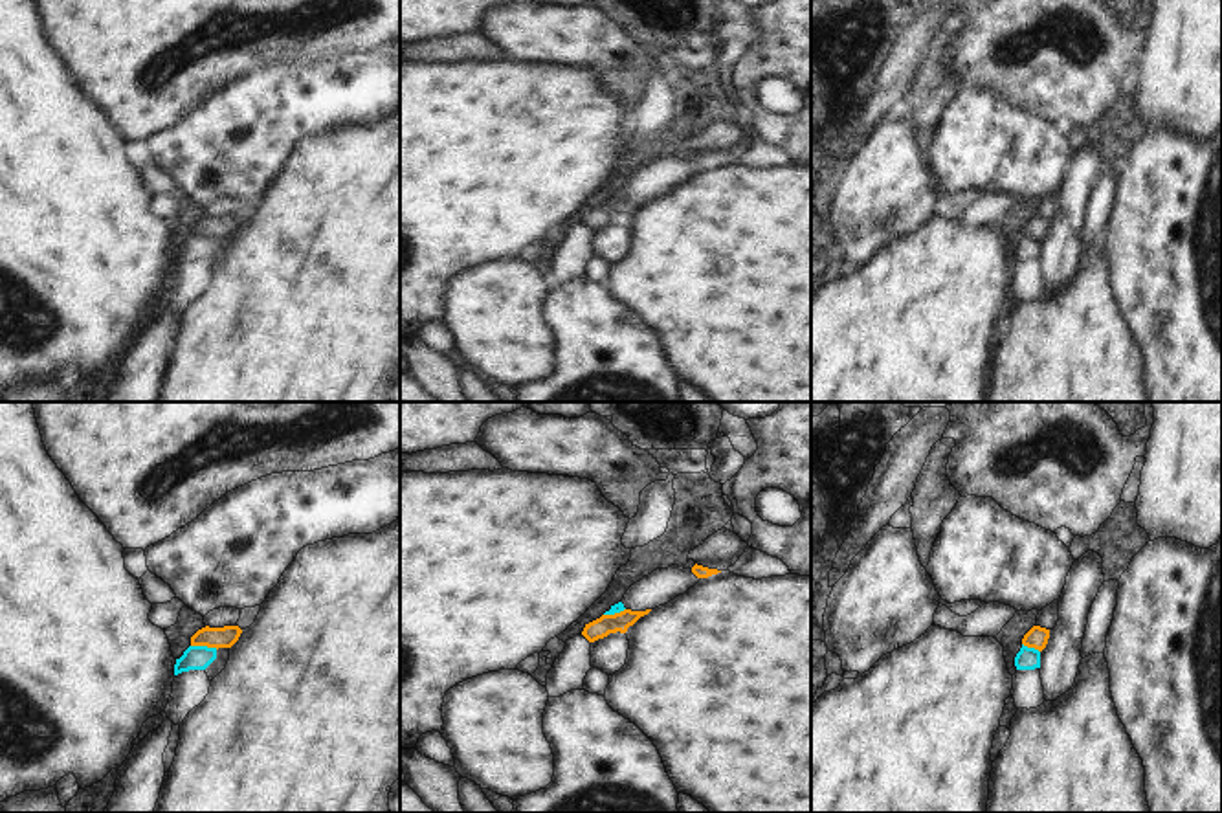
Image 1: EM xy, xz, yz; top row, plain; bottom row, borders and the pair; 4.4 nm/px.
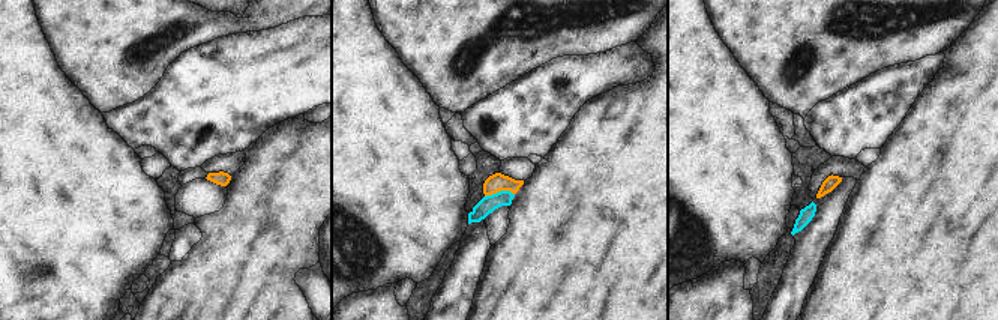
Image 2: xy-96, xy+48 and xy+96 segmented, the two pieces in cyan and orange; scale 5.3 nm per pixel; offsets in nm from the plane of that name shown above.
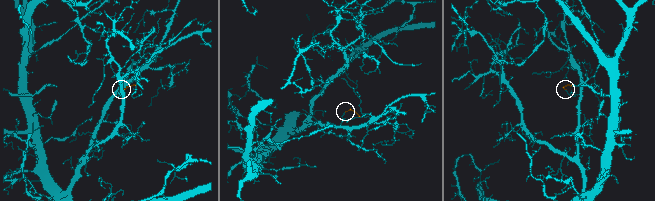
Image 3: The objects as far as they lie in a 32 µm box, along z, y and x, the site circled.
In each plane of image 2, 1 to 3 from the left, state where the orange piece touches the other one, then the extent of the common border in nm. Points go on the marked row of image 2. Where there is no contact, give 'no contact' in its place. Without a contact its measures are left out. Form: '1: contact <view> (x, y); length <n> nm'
1: no contact
2: contact xy+48 (500, 191); length 160 nm
3: no contact

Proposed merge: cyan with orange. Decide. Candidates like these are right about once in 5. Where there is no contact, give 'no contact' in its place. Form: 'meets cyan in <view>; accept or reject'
meets cyan in xy; reject

